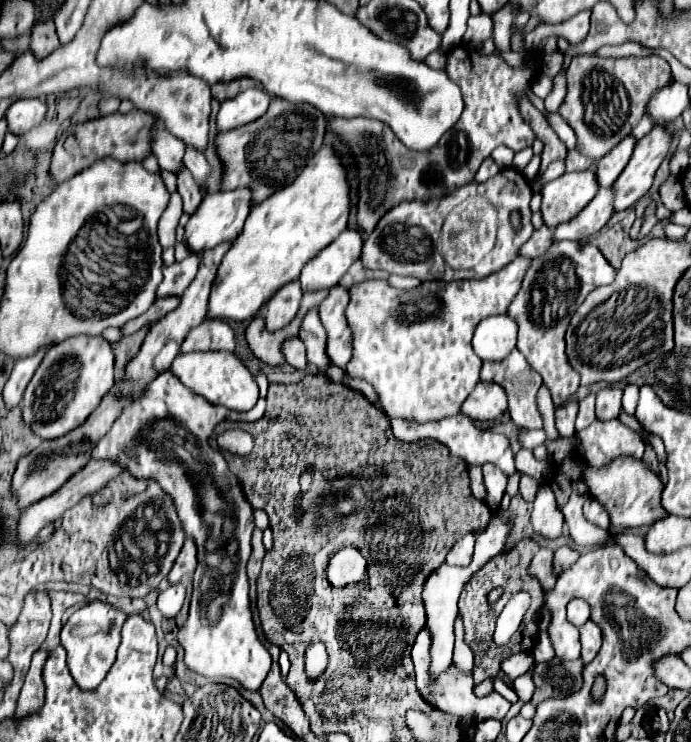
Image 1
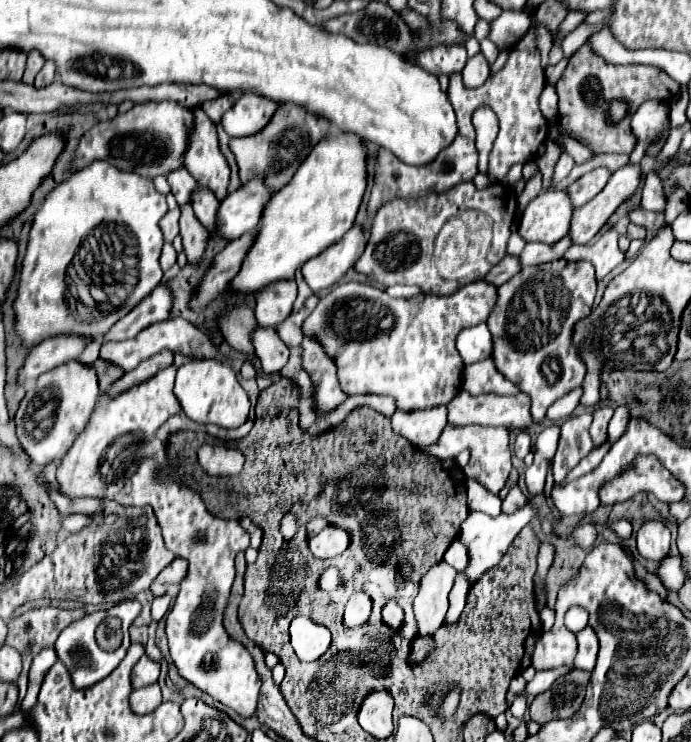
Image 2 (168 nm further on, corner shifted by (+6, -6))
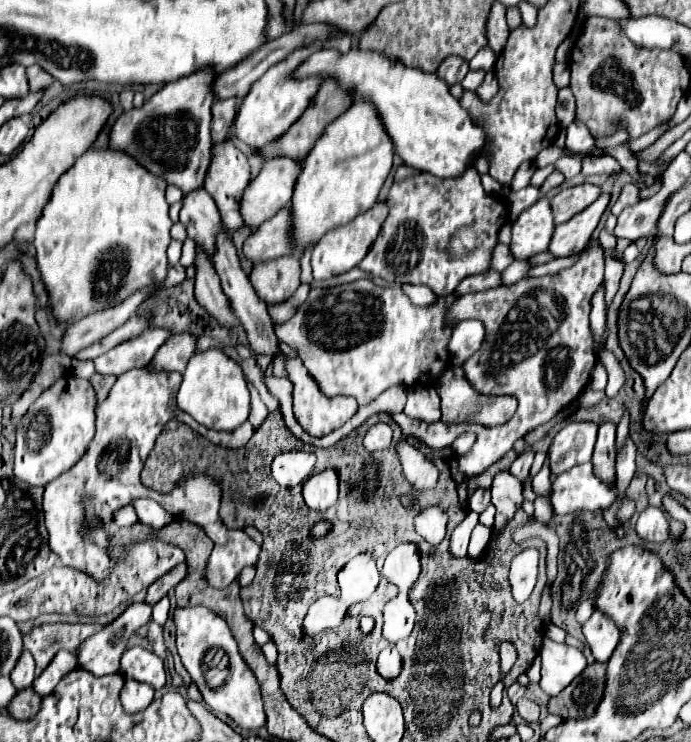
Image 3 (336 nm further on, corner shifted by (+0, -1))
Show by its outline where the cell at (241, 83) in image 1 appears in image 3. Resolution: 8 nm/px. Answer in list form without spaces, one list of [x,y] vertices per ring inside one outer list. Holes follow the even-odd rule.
[[[227,98],[227,100],[217,100],[213,106],[213,120],[211,120],[211,136],[213,136],[213,144],[221,144],[233,124],[235,118],[235,110],[237,110],[237,100],[235,98]]]

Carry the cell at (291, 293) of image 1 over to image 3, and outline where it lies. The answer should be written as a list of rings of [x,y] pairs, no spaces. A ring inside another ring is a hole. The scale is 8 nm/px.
[[[287,256],[253,264],[249,282],[259,298],[263,298],[267,304],[275,304],[291,298],[299,286],[299,274],[299,258]]]

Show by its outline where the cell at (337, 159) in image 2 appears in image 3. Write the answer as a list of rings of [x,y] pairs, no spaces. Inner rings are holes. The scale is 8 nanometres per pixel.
[[[357,98],[345,114],[341,114],[335,122],[331,122],[327,126],[323,136],[315,142],[313,150],[305,158],[303,172],[301,172],[295,192],[293,192],[293,238],[295,238],[297,246],[301,250],[309,248],[329,230],[351,222],[361,210],[363,212],[369,210],[377,202],[379,190],[391,172],[393,154],[395,154],[393,142],[391,142],[387,130],[383,128],[379,112],[367,98]]]

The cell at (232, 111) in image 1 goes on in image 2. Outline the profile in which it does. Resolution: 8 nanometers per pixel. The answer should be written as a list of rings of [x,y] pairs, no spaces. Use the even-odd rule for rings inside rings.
[[[245,91],[239,101],[221,117],[221,125],[229,137],[247,137],[261,131],[261,127],[265,127],[265,123],[269,123],[273,117],[275,109],[275,101]]]

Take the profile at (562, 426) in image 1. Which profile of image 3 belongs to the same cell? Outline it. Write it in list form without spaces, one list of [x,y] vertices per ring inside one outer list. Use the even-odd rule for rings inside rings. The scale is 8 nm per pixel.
[[[545,462],[545,466],[543,466],[543,470],[533,478],[533,492],[537,494],[537,496],[549,496],[551,492],[553,492],[553,488],[551,488],[551,472],[547,470],[547,462]]]

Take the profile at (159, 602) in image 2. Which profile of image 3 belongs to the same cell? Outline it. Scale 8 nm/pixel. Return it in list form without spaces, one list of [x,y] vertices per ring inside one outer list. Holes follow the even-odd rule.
[[[165,596],[165,598],[161,598],[161,600],[153,606],[153,616],[151,616],[151,620],[157,622],[159,626],[163,626],[163,624],[167,622],[167,614],[169,614],[169,598]]]

